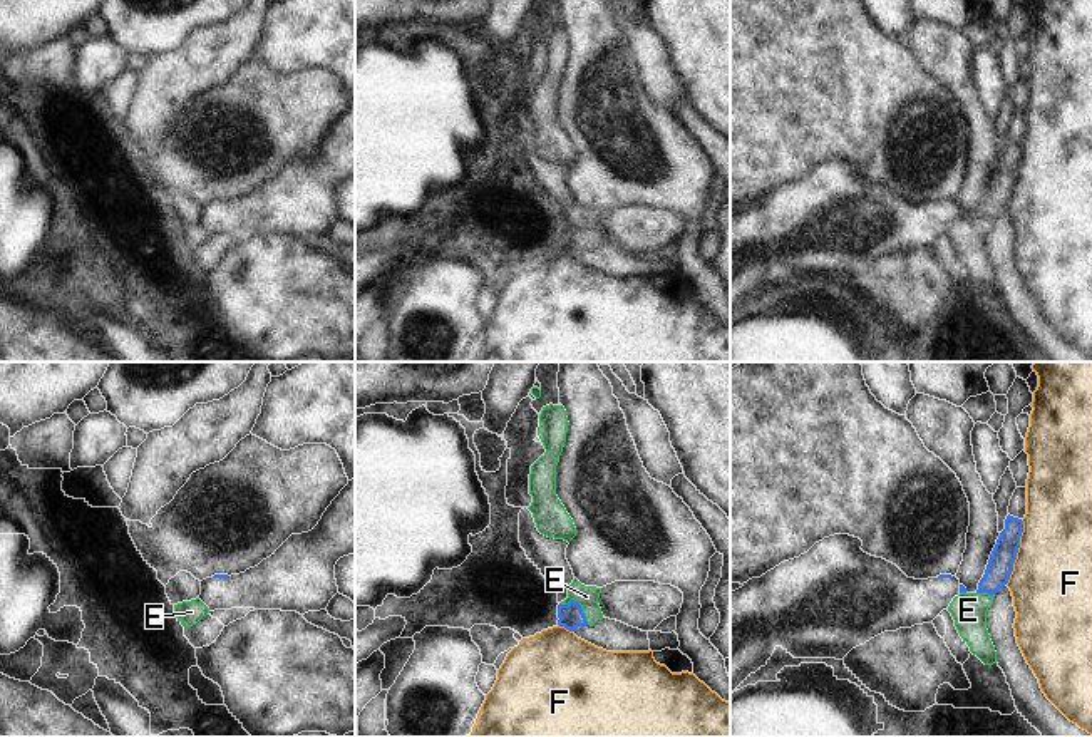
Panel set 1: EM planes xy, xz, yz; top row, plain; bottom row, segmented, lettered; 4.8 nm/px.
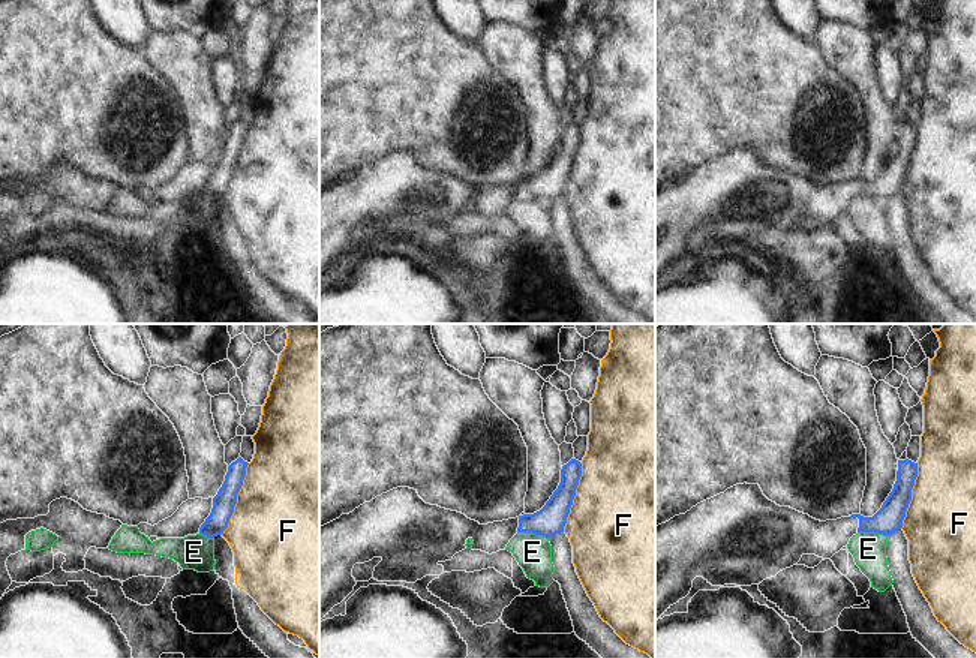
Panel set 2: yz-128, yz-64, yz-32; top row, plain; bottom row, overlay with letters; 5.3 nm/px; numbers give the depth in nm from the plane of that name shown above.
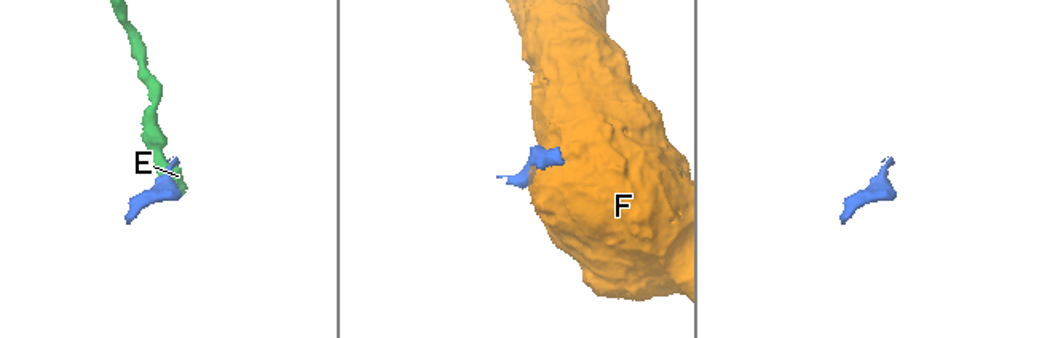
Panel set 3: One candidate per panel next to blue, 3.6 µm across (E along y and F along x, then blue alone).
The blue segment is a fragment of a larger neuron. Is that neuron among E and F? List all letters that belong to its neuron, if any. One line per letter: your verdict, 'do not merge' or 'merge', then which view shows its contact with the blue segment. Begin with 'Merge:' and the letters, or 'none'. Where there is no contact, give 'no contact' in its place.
Merge: none
E: do not merge | xz
F: do not merge | yz

